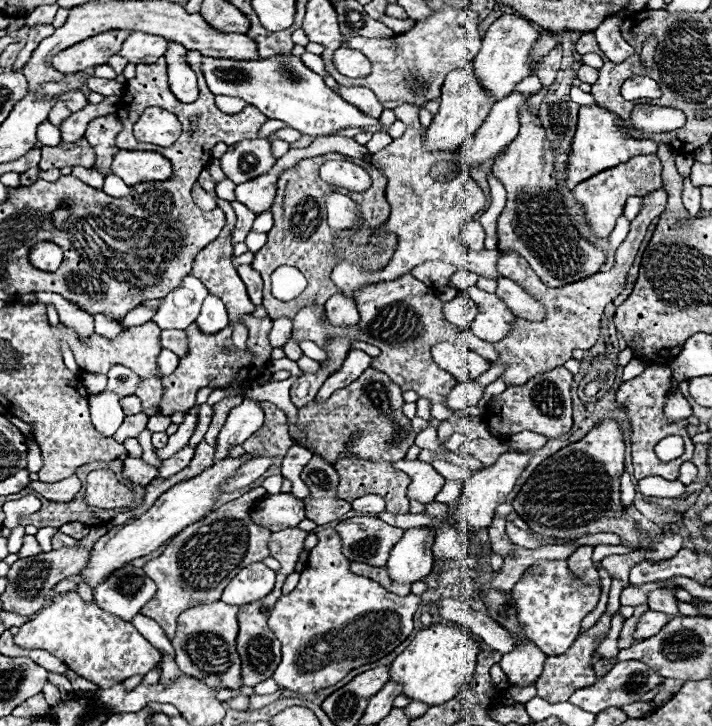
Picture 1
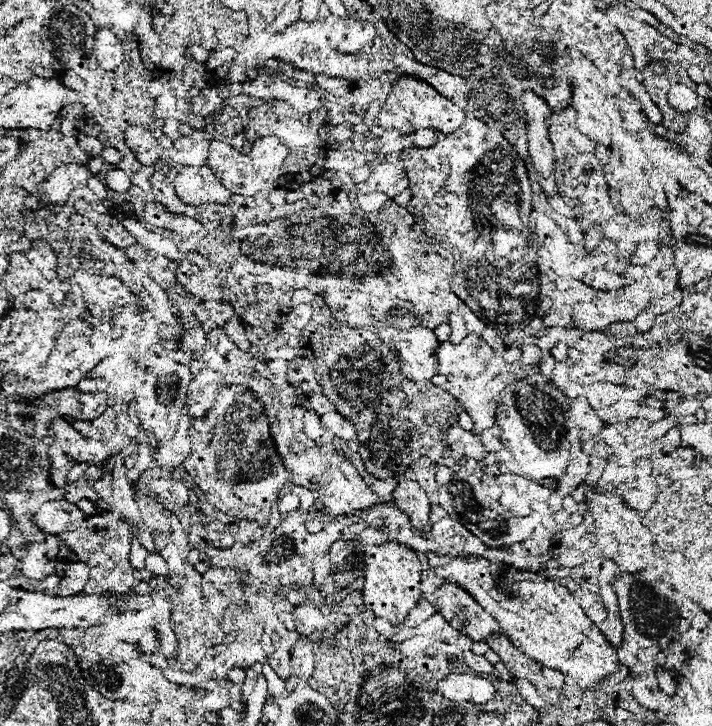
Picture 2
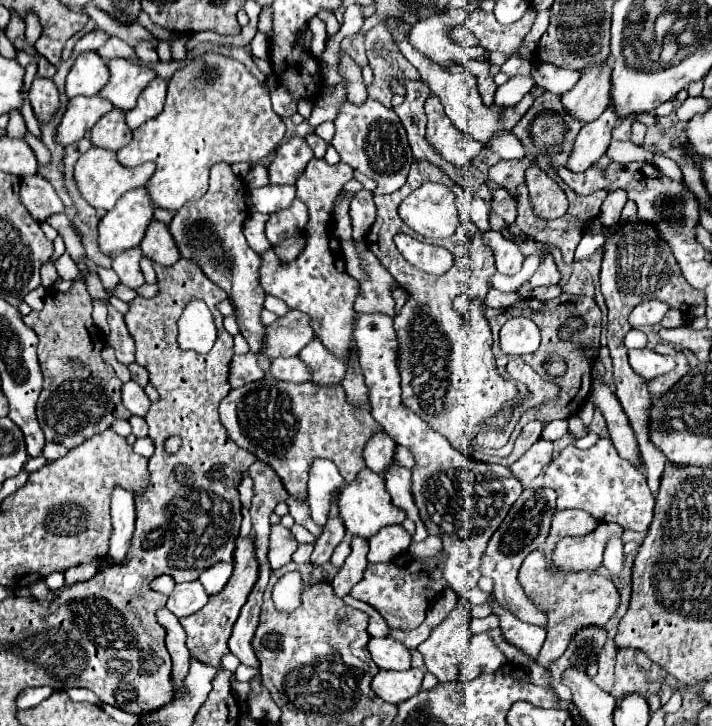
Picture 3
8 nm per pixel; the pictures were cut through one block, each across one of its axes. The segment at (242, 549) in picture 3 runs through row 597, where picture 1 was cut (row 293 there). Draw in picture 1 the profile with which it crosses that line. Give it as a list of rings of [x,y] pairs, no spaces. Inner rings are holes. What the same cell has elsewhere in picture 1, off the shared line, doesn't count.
[[[218,198],[216,204],[218,204],[220,210],[224,210],[224,214],[226,214],[226,224],[224,224],[220,236],[218,236],[216,240],[212,240],[206,248],[202,248],[202,250],[198,252],[198,256],[194,258],[192,276],[198,276],[198,278],[204,282],[204,286],[208,288],[210,294],[216,294],[216,296],[222,298],[222,302],[226,304],[226,308],[228,308],[228,312],[230,312],[230,320],[232,320],[232,318],[238,318],[238,316],[242,316],[242,314],[252,314],[252,312],[256,310],[256,306],[254,306],[252,300],[248,298],[246,286],[244,286],[244,282],[240,280],[240,276],[236,274],[236,268],[232,266],[232,242],[230,242],[230,234],[232,234],[234,224],[236,224],[234,210],[232,210],[230,202],[226,202],[226,200],[220,200],[220,198]]]

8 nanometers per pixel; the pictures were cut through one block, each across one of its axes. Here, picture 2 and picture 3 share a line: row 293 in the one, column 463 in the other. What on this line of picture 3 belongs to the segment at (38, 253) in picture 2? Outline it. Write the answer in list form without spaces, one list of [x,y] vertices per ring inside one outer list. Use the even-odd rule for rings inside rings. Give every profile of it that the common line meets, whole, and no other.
[[[448,8],[440,14],[432,14],[428,18],[422,18],[412,26],[408,32],[410,42],[428,58],[432,58],[436,64],[452,66],[462,64],[474,58],[480,58],[486,54],[480,46],[458,46],[450,32],[454,26],[462,26],[468,20],[466,8]]]

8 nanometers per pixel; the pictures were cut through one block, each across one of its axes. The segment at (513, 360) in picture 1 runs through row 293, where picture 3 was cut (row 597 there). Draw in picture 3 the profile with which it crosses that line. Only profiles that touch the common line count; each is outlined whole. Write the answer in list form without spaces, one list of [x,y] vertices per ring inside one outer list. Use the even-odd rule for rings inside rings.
[[[534,550],[522,562],[518,582],[528,594],[528,598],[548,616],[546,624],[548,634],[540,654],[536,656],[536,662],[544,668],[550,668],[564,654],[564,650],[568,648],[568,640],[574,636],[576,630],[580,630],[584,624],[604,626],[620,604],[620,592],[614,586],[614,582],[606,576],[600,576],[596,572],[560,572],[560,570],[558,576],[552,576],[546,570],[546,558],[542,550]]]

